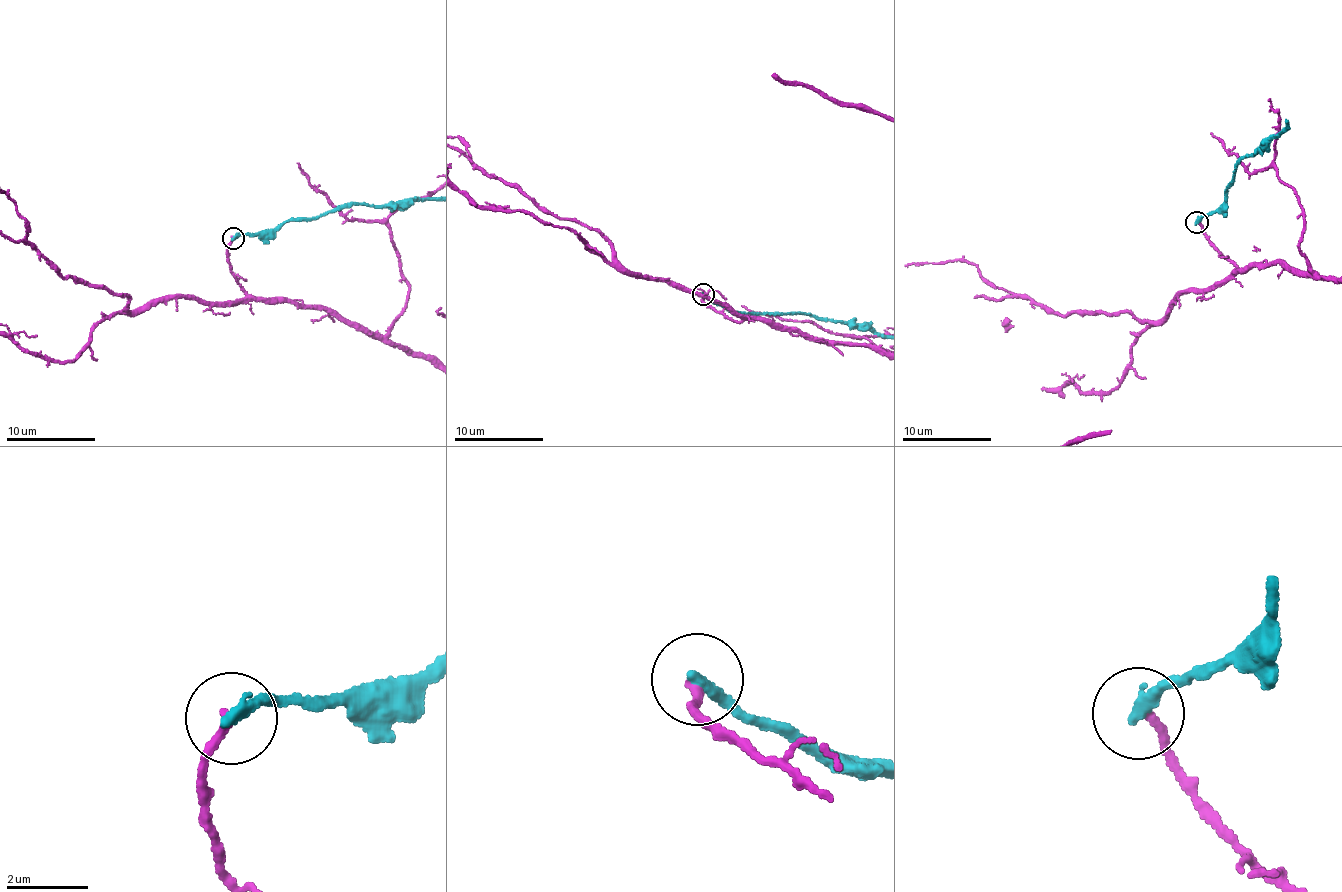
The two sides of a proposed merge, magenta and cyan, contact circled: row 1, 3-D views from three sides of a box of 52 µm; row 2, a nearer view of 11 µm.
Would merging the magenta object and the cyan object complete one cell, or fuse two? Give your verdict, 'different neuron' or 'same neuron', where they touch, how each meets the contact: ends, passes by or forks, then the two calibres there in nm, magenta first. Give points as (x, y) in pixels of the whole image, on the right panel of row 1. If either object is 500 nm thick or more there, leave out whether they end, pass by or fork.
different neuron; place (1196, 222); magenta ends; cyan ends; calibres 240 and 320 nm

